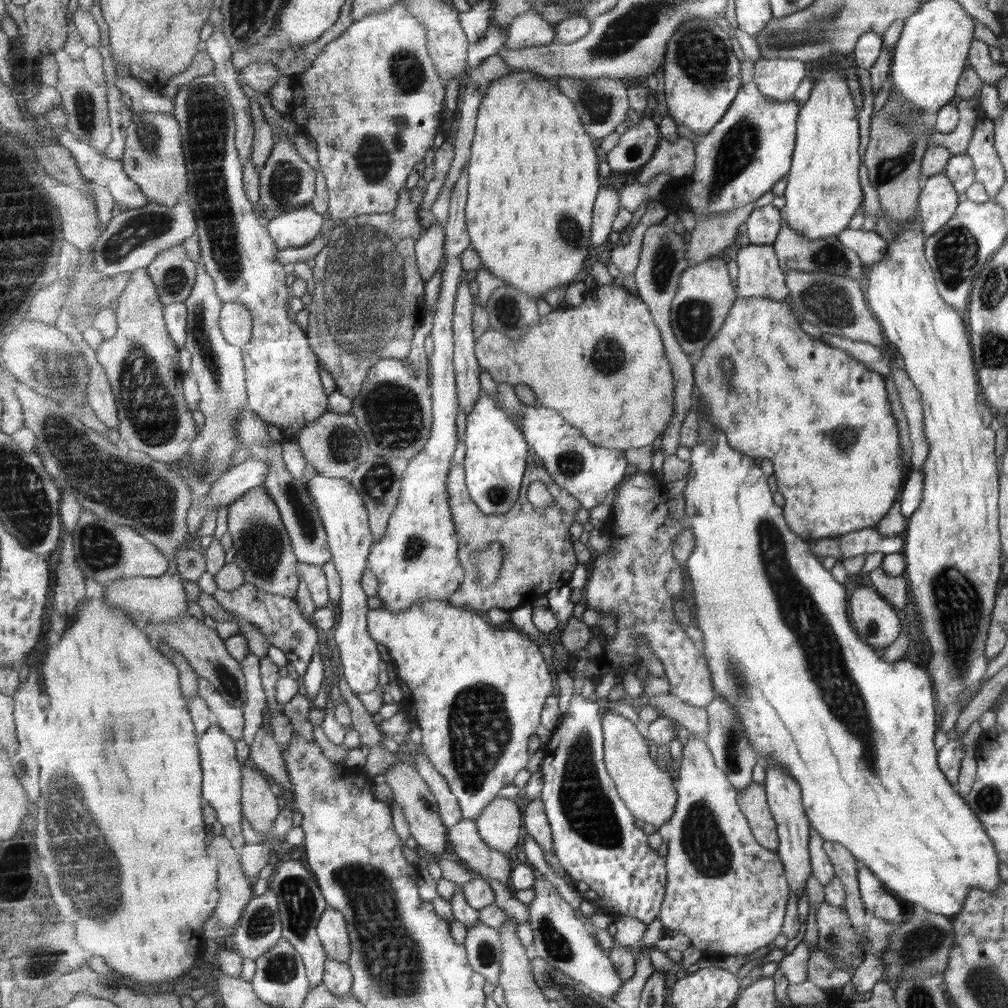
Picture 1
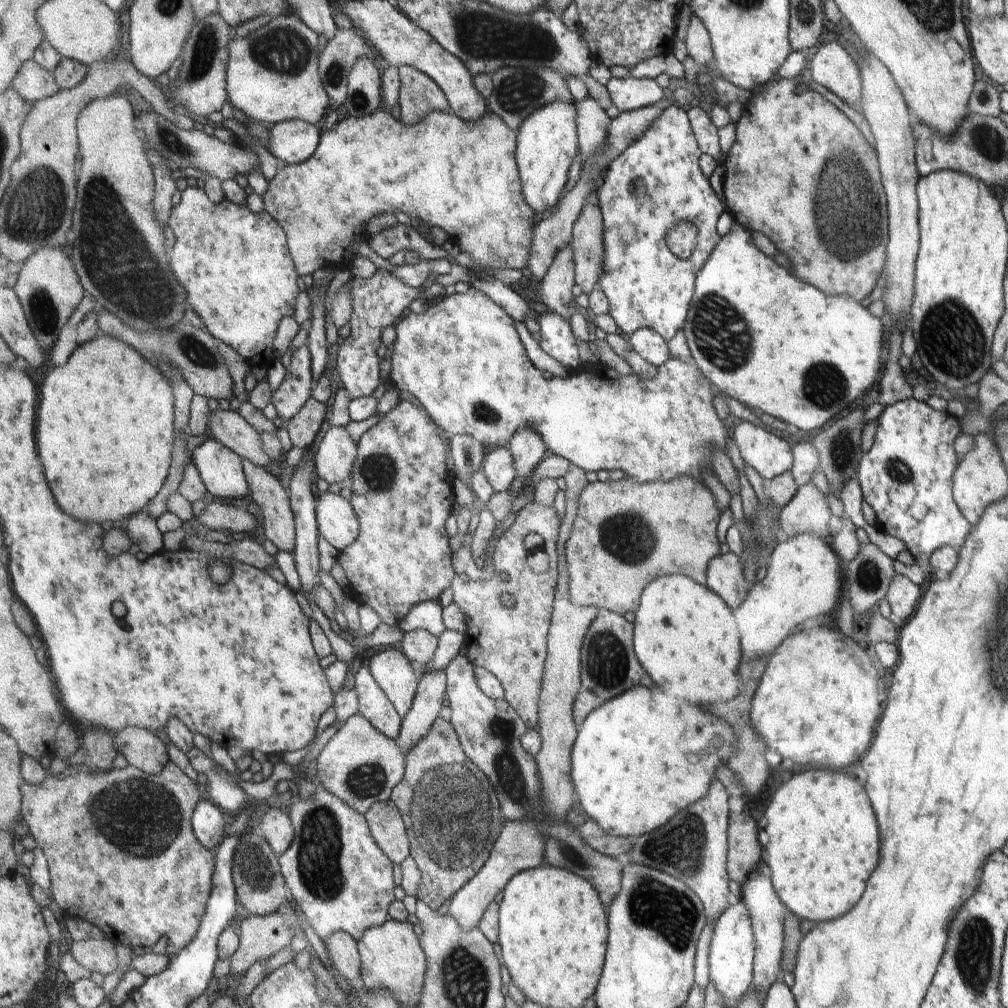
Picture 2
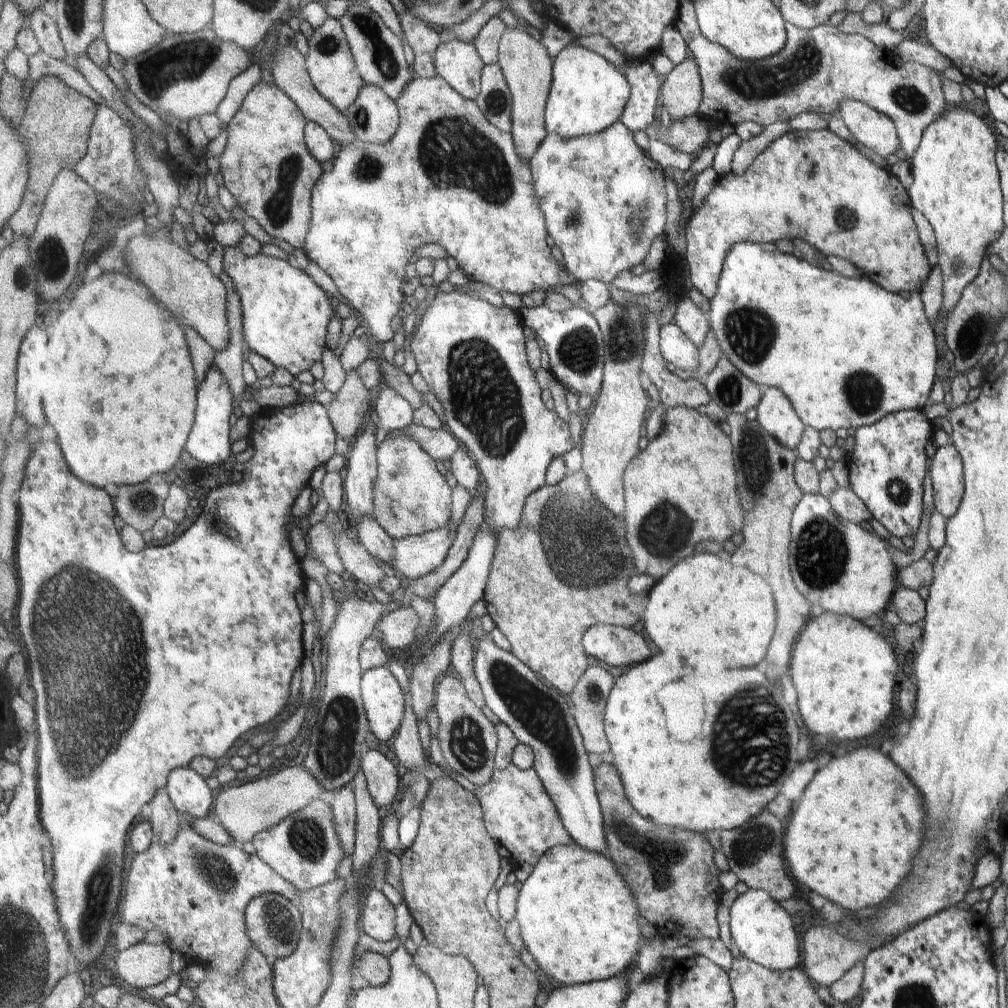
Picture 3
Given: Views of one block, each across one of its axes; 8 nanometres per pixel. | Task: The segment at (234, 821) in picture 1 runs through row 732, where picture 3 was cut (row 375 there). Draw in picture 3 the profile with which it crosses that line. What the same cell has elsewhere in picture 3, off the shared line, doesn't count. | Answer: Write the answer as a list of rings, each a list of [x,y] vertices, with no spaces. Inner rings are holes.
[[[215,365],[211,367],[205,378],[198,383],[198,407],[196,421],[192,428],[186,450],[198,462],[207,466],[219,466],[233,458],[233,444],[231,443],[231,414],[233,414],[234,392],[227,375]]]

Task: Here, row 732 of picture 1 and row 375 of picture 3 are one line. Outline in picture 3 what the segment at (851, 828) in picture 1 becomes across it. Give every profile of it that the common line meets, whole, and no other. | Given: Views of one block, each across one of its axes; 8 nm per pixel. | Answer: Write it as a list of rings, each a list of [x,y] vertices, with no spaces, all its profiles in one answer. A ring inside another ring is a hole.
[[[733,243],[722,262],[722,270],[718,278],[717,290],[708,300],[709,310],[706,319],[709,329],[712,330],[723,356],[727,357],[733,366],[745,375],[758,387],[778,388],[791,403],[795,414],[806,426],[811,427],[818,433],[820,431],[837,428],[859,428],[863,425],[873,424],[885,415],[895,411],[907,409],[921,410],[929,403],[929,391],[935,380],[934,368],[937,361],[935,353],[934,334],[936,326],[931,324],[925,316],[919,291],[913,291],[907,300],[897,293],[887,292],[877,286],[872,277],[844,277],[835,271],[827,271],[816,265],[812,265],[793,257],[791,253],[781,253],[774,243]]]

